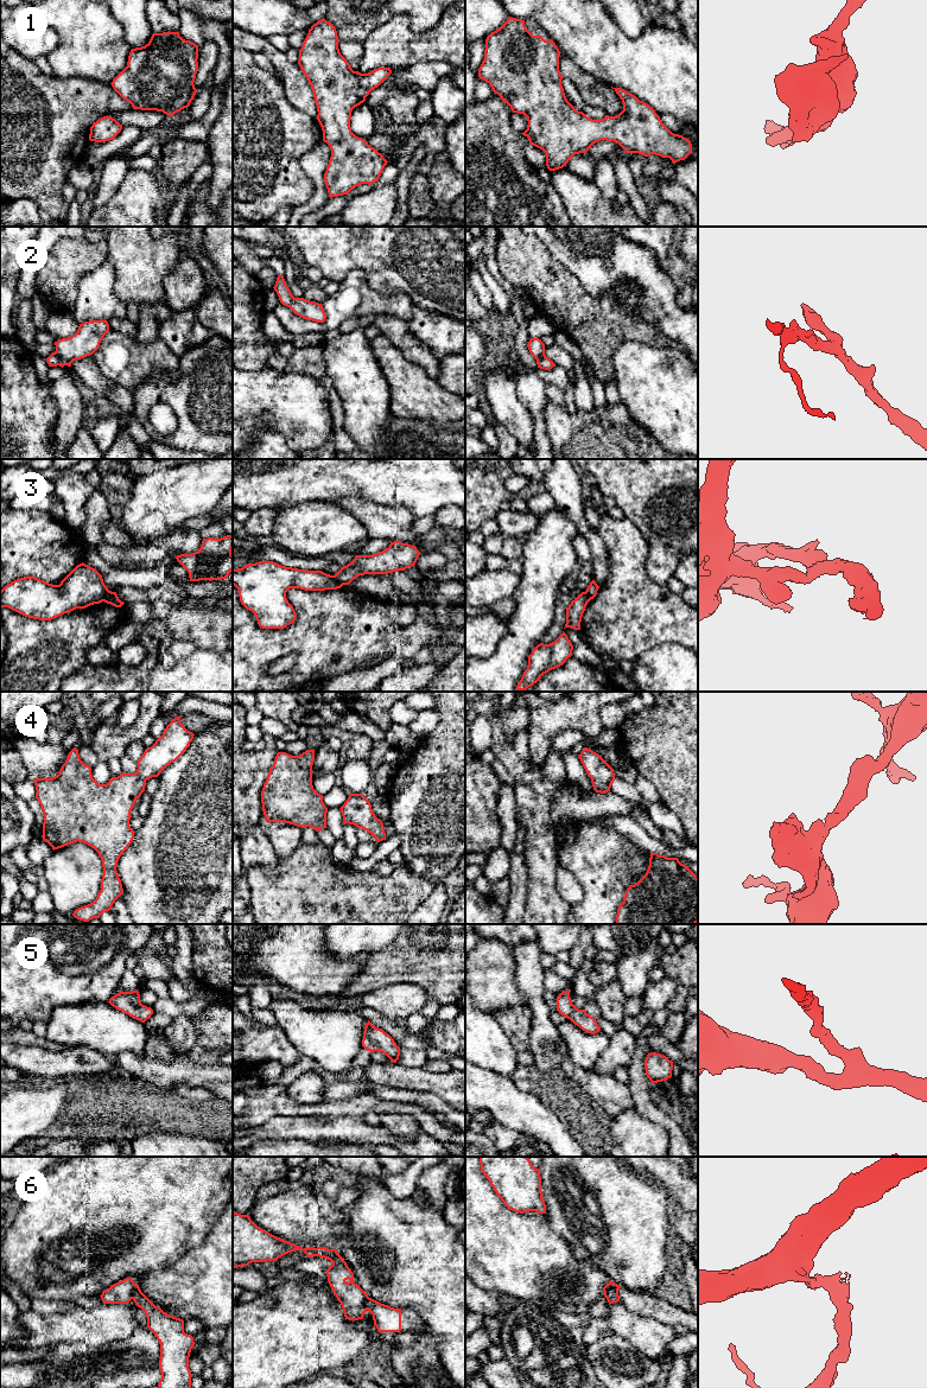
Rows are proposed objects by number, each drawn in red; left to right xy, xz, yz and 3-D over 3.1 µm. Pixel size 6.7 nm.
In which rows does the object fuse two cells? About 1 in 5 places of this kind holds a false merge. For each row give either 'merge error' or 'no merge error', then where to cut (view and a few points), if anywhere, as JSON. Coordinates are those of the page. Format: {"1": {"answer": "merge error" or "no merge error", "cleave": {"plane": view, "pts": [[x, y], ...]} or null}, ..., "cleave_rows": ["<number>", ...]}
{"1": {"answer": "no merge error", "cleave": null}, "2": {"answer": "no merge error", "cleave": null}, "3": {"answer": "merge error", "cleave": {"plane": "xz", "pts": [[332, 575], [342, 585]]}}, "4": {"answer": "no merge error", "cleave": null}, "5": {"answer": "no merge error", "cleave": null}, "6": {"answer": "merge error", "cleave": {"plane": "xy", "pts": [[135, 1284], [131, 1298]]}}, "cleave_rows": ["3", "6"]}

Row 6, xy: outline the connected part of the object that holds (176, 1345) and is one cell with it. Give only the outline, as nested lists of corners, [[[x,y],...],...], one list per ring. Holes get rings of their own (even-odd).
[[[135,1284],[132,1299],[147,1318],[147,1327],[160,1343],[159,1388],[191,1388],[192,1374],[189,1357],[195,1345],[193,1337],[184,1332],[184,1320],[167,1314],[155,1306]]]

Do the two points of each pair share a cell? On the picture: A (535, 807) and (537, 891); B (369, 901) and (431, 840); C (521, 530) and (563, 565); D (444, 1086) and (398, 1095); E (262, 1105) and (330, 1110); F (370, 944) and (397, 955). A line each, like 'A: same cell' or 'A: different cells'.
A: same cell
B: different cells
C: different cells
D: different cells
E: same cell
F: different cells

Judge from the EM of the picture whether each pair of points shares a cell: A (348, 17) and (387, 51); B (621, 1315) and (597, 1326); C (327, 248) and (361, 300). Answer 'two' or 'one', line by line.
A: two
B: one
C: two

